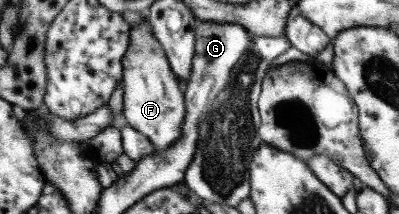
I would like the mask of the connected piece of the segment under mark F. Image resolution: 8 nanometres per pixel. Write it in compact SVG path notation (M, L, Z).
M146 17L136 27L130 26L129 45L122 57L121 68L123 119L151 142L154 152L172 146L181 135L185 115L183 91L178 87L177 78L153 37Z

